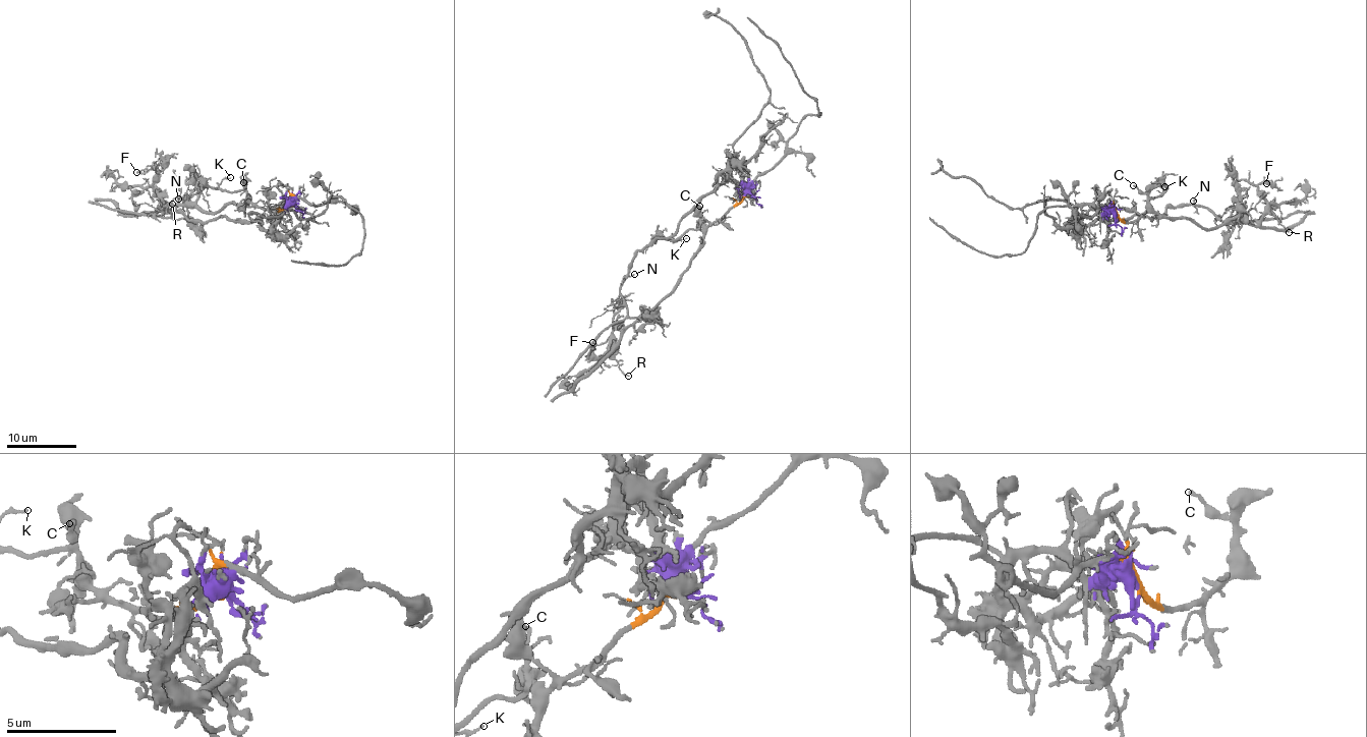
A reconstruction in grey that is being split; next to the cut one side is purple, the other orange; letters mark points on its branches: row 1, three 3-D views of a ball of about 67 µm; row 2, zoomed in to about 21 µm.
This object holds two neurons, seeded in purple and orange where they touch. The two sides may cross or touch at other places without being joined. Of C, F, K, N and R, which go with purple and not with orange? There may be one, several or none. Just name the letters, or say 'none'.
N

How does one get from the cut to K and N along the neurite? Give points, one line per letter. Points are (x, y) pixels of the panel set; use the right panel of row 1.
K: (1118, 218), (1128, 222), (1140, 217), (1149, 201), (1164, 190), (1164, 186)
N: (1118, 218), (1089, 211), (1082, 223), (1135, 215), (1151, 220), (1169, 208), (1193, 201)

